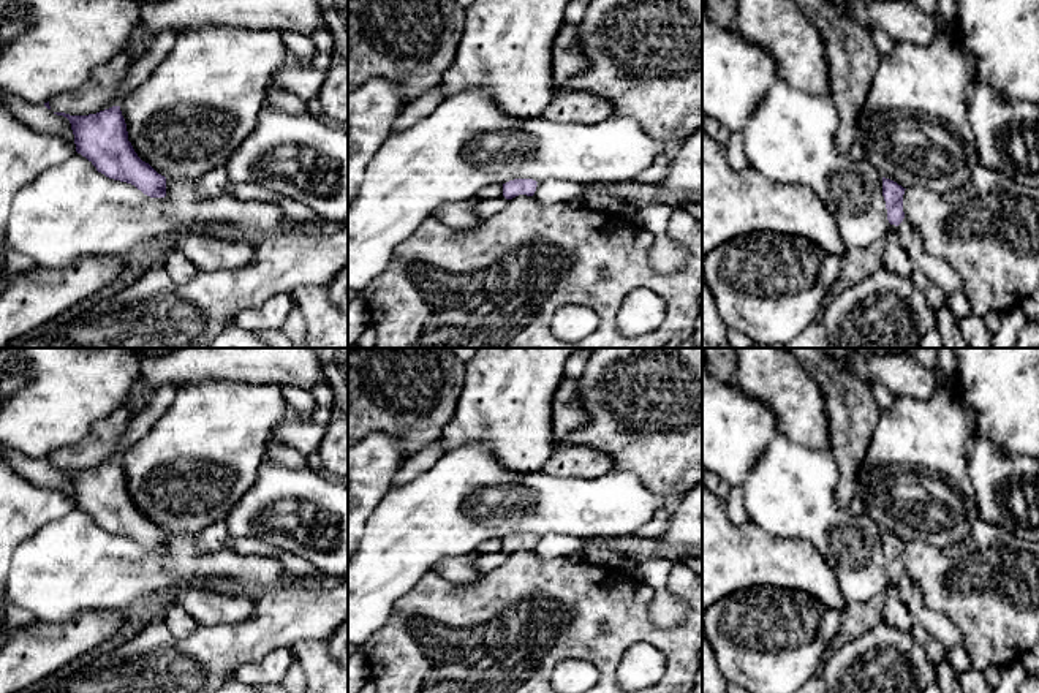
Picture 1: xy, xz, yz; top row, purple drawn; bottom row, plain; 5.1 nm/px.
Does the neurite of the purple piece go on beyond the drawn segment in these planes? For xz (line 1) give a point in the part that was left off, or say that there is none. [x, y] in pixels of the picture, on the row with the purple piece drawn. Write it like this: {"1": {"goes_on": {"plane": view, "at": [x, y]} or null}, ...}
{"1": {"goes_on": null}}

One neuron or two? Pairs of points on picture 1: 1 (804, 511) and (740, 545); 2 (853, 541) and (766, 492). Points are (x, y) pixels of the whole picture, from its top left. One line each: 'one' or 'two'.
1: two
2: one

